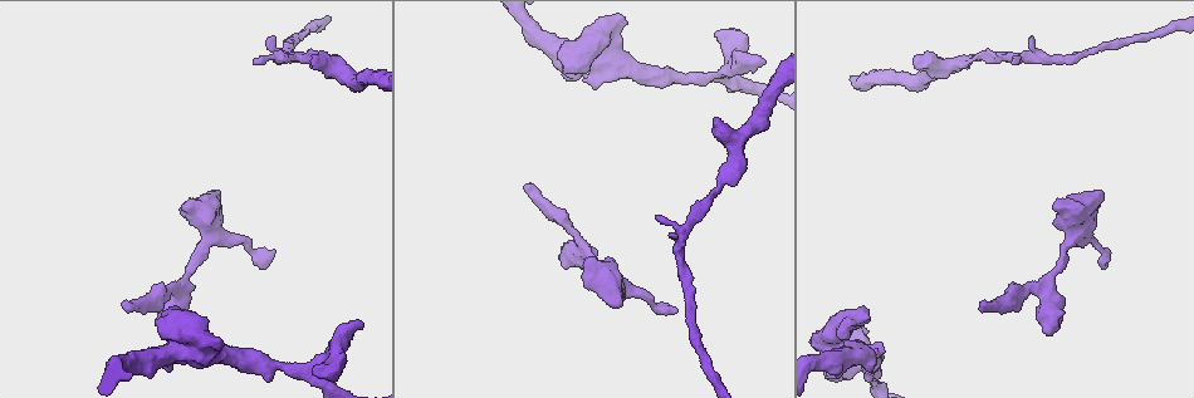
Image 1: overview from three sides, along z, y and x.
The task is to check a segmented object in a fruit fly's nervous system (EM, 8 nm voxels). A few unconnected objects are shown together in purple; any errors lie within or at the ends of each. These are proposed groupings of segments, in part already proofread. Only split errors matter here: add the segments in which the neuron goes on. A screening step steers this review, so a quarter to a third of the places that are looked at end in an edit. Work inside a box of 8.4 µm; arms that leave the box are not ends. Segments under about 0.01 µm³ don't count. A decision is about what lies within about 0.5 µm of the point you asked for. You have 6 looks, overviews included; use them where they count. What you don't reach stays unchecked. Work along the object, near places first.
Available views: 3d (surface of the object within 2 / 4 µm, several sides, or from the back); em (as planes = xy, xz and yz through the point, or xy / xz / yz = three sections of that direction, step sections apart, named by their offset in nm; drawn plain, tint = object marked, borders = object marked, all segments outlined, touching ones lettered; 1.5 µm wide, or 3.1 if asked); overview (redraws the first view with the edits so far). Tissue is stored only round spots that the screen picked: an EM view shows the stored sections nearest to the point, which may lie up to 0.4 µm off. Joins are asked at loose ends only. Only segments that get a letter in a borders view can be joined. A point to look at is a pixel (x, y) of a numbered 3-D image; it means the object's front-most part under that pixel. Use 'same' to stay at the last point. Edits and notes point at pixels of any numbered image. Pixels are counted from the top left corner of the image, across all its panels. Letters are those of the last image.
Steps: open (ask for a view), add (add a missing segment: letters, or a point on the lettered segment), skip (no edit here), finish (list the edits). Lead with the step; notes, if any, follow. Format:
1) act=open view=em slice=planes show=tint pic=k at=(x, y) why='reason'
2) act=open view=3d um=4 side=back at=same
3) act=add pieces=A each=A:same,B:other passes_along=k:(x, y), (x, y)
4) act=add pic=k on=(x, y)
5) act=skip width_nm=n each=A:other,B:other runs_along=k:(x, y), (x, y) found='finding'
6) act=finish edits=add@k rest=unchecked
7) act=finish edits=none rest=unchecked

act=open view=em slice=yz step=4 show=tint pic=1 at=(276, 250) why='an open end'

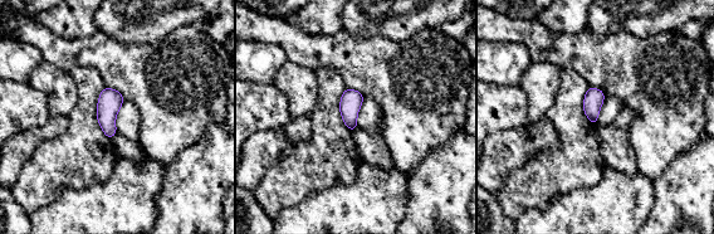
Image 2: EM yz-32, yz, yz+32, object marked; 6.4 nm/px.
act=open view=em slice=planes show=borders at=same why='cut it another way'

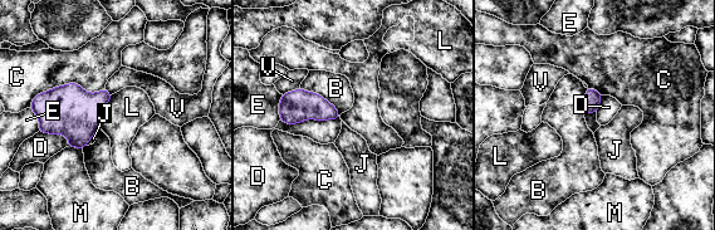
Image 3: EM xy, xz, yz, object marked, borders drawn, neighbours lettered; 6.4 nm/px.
act=skip each=B:other,C:other,D:other,E:other,J:other,L:other,M:other,V:other found='no lettered segment goes on from it'

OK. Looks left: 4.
act=open view=em slice=planes show=borders pic=1 at=(1047, 335) why='an open end'

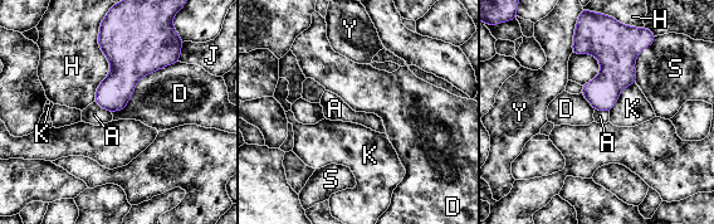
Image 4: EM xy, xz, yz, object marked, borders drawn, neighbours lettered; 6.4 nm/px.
act=skip each=A:other,D:other,H:other,J:other,K:other,S:other,Y:other border=4:(94, 101), (111, 112) found='no lettered segment goes on from it'

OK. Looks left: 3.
act=open view=em slice=planes show=plain pic=1 at=(565, 70) why='stops while still wide'

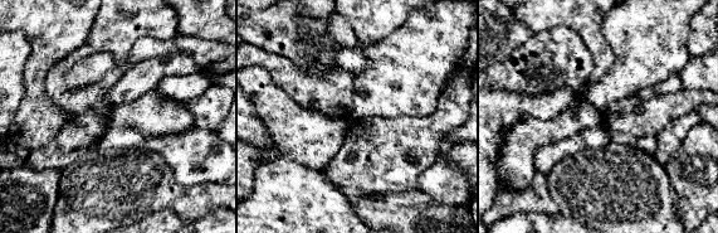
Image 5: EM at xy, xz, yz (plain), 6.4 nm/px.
act=open view=em slice=planes show=borders at=same why='see the neighbours'

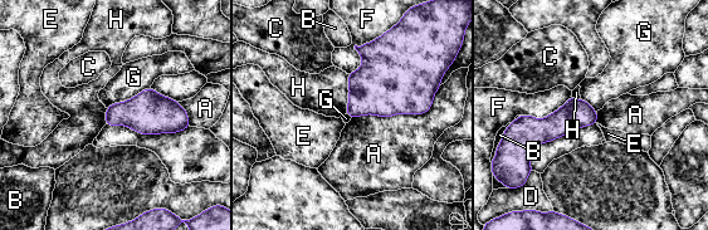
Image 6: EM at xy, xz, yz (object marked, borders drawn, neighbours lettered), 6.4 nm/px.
act=skip each=A:other,B:other,C:other,D:other,E:other,F:other,G:other,H:other border=6:(348, 74), (348, 103), (345, 113) found='none of them fits'

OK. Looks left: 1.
act=finish edits=none rest=unchecked

